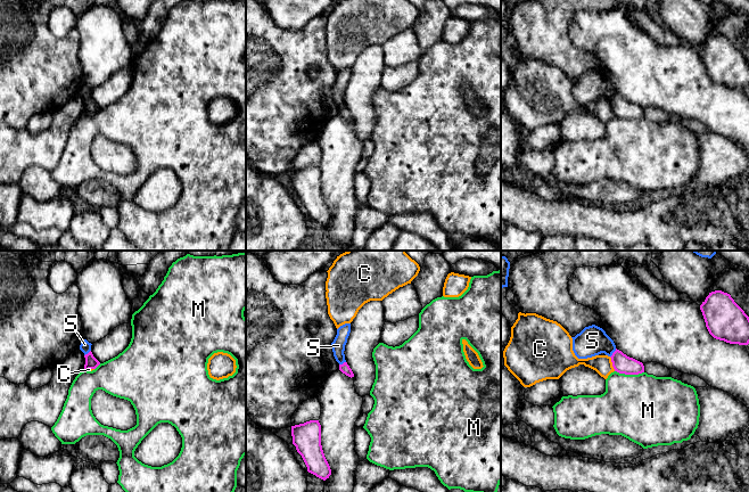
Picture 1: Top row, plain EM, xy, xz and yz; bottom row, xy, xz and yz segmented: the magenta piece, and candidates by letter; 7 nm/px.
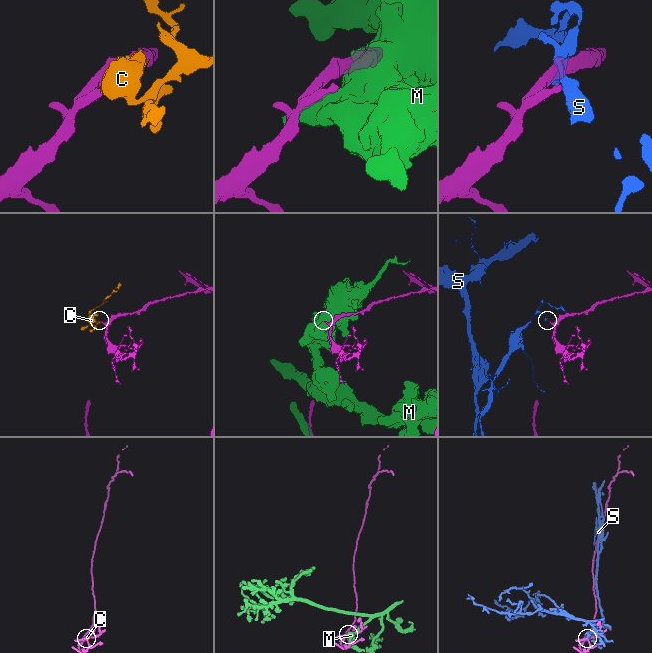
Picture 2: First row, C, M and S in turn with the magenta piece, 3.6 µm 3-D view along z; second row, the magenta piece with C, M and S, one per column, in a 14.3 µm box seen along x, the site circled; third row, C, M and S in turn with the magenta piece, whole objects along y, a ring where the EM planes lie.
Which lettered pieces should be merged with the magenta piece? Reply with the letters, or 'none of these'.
none of these

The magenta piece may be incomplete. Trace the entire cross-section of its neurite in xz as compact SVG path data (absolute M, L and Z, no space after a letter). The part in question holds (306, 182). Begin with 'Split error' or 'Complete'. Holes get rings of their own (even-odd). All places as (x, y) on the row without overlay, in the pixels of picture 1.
Complete. M319 165L291 171L291 181L293 189L302 200L307 216L323 226L329 223L331 214L322 195Z

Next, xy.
Complete. M91 96L88 99L85 99L84 102L85 102L84 115L96 114L100 109L100 107L93 101Z

